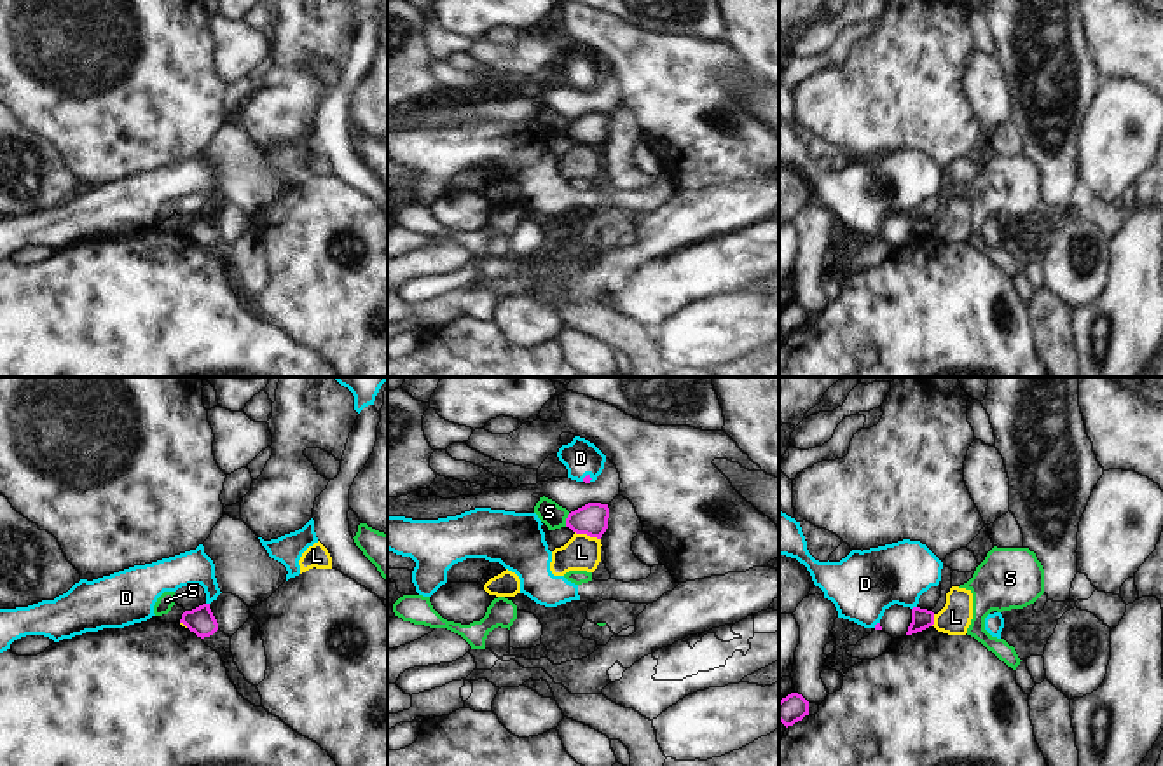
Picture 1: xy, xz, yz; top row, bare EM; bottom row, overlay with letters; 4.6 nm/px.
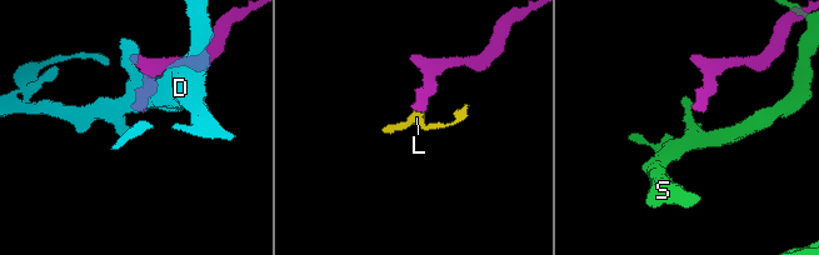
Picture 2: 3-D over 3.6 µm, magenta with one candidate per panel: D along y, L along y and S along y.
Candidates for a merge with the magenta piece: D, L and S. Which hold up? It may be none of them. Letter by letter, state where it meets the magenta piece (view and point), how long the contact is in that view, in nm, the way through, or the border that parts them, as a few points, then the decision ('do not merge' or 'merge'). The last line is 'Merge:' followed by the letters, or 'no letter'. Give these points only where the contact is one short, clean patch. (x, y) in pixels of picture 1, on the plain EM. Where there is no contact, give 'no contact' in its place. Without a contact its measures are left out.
D: contact yz (914, 217); length 30 nm; way yz (921, 227), (914, 217), (889, 192), (867, 192); merge
L: contact xz (587, 143); length 130 nm; border xz (575, 140), (599, 149); do not merge
S: contact xz (566, 129); length 70 nm; do not merge
Merge: D

